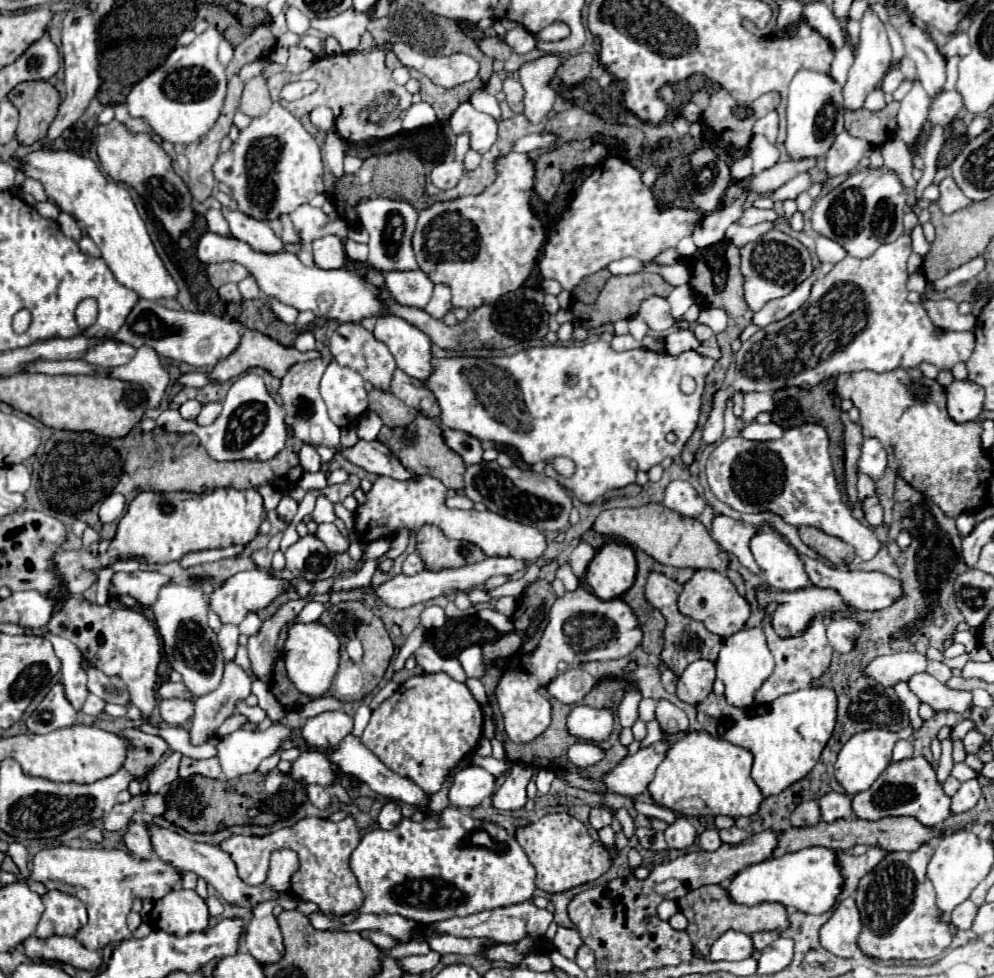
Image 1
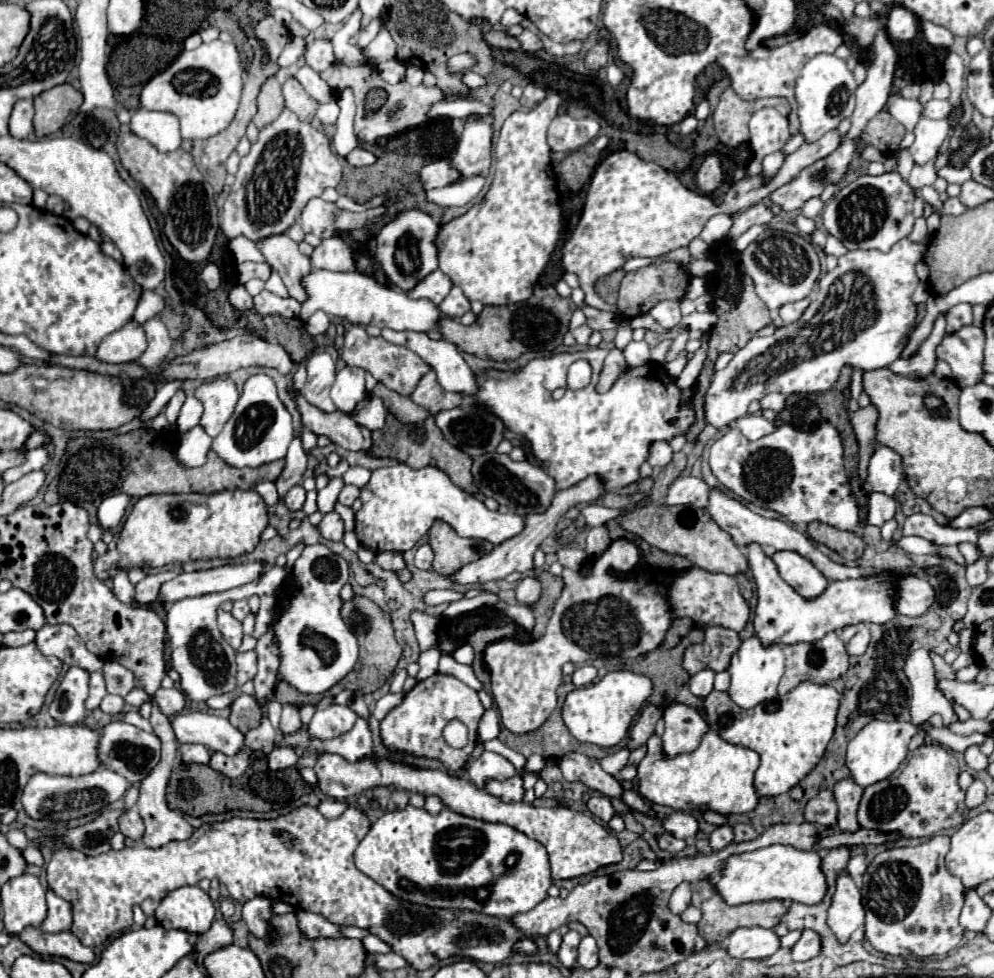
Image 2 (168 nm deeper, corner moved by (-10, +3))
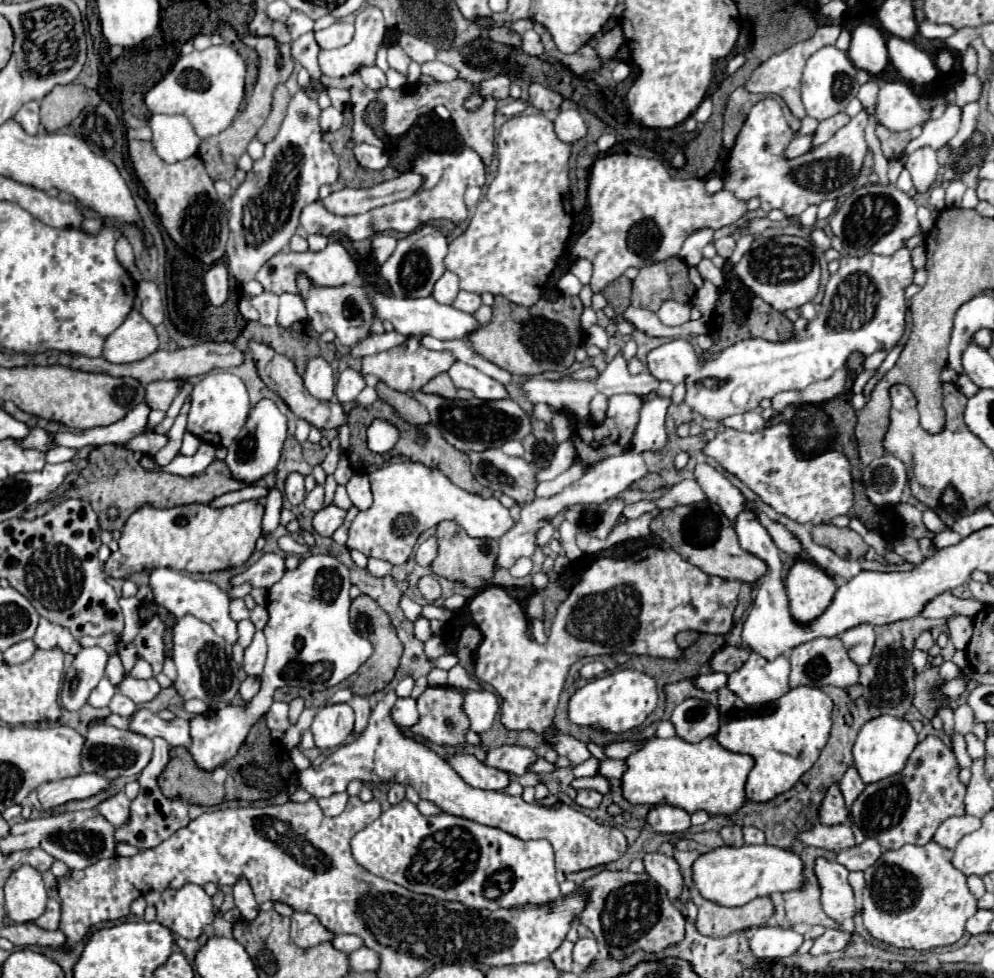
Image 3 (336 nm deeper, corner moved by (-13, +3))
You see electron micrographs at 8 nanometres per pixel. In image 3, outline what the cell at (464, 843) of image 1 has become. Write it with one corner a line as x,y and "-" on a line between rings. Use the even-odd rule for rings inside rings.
408,799
392,805
372,825
356,833
350,845
356,863
360,863
370,873
394,881
408,891
432,895
444,901
460,901
472,909
512,909
550,903
560,897
554,869
554,853
548,841
522,841
496,827
486,827
476,821
448,813
424,817
418,807

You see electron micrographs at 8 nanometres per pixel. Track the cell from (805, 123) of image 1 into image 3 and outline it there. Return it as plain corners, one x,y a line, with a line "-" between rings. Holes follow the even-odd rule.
822,47
816,51
804,67
802,75
802,103
806,107
806,115
818,121
830,119
832,115
842,113
848,103
858,95
860,83
856,81
856,67
848,59
848,55
836,47

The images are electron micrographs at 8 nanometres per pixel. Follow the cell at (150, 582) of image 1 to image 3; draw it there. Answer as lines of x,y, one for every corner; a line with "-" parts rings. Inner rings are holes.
264,553
250,569
234,575
230,579
230,585
236,587
242,583
250,583
252,587
272,587
284,575
284,571
284,557
276,553

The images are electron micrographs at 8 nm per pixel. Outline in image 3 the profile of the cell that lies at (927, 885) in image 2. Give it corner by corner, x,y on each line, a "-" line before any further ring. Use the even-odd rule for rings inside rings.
930,841
926,845
904,845
900,849
884,851
880,859
864,871
866,889
864,889
862,919
868,933
874,939
894,945
898,949
916,949
916,951
948,947
960,941
960,937
964,935
966,921
978,911
978,907
976,899
966,887
966,877
952,867
952,855
954,855
952,849
942,847
936,841

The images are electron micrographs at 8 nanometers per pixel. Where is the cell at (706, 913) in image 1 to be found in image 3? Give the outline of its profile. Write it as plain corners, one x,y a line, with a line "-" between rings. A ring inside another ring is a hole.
700,893
692,897
698,905
696,927
708,937
726,937
736,931
764,925
774,915
774,903
770,897
758,897
742,907
722,907
704,899

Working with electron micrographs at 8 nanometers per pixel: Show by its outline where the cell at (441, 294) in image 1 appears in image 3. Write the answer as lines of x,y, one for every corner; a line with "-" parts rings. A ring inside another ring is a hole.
460,291
458,297
456,297
456,301
454,301
454,307
460,309
460,311
464,311
464,313
474,313
480,305
482,305
480,295
470,293
470,291

